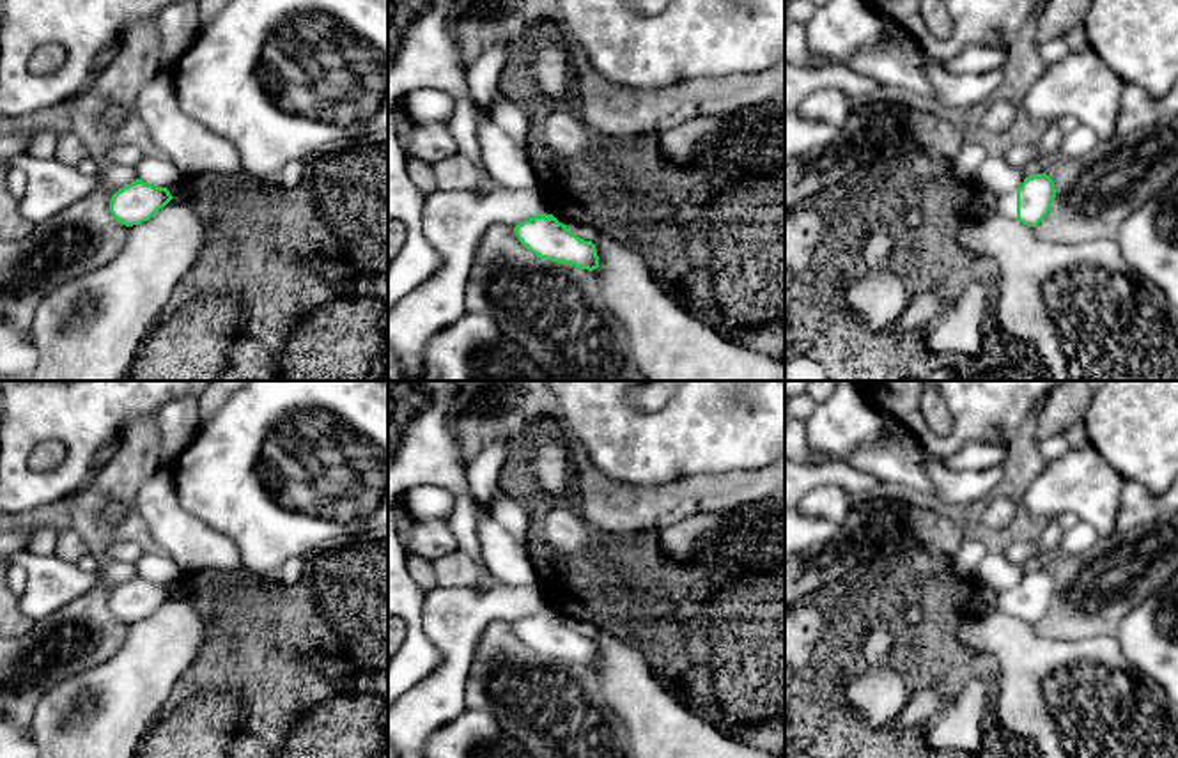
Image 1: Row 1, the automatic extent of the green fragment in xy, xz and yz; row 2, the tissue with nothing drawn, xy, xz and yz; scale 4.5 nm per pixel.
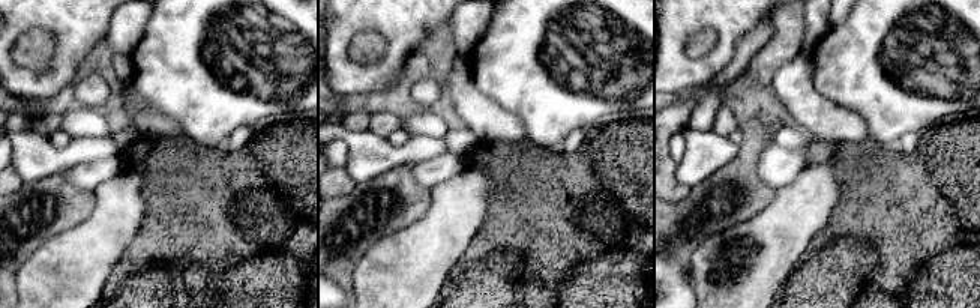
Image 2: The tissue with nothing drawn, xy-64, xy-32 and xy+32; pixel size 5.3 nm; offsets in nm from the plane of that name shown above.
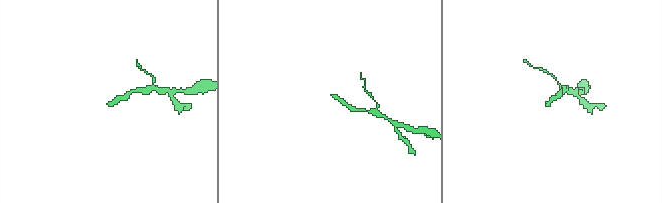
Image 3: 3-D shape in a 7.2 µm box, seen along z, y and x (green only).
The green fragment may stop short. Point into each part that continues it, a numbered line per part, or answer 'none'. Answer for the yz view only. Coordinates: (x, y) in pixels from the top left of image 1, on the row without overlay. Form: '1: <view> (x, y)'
1: yz (1007, 603)

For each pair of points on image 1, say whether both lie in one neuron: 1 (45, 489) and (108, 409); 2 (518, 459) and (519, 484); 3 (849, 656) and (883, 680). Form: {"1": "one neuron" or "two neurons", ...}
{"1": "one neuron", "2": "one neuron", "3": "two neurons"}

